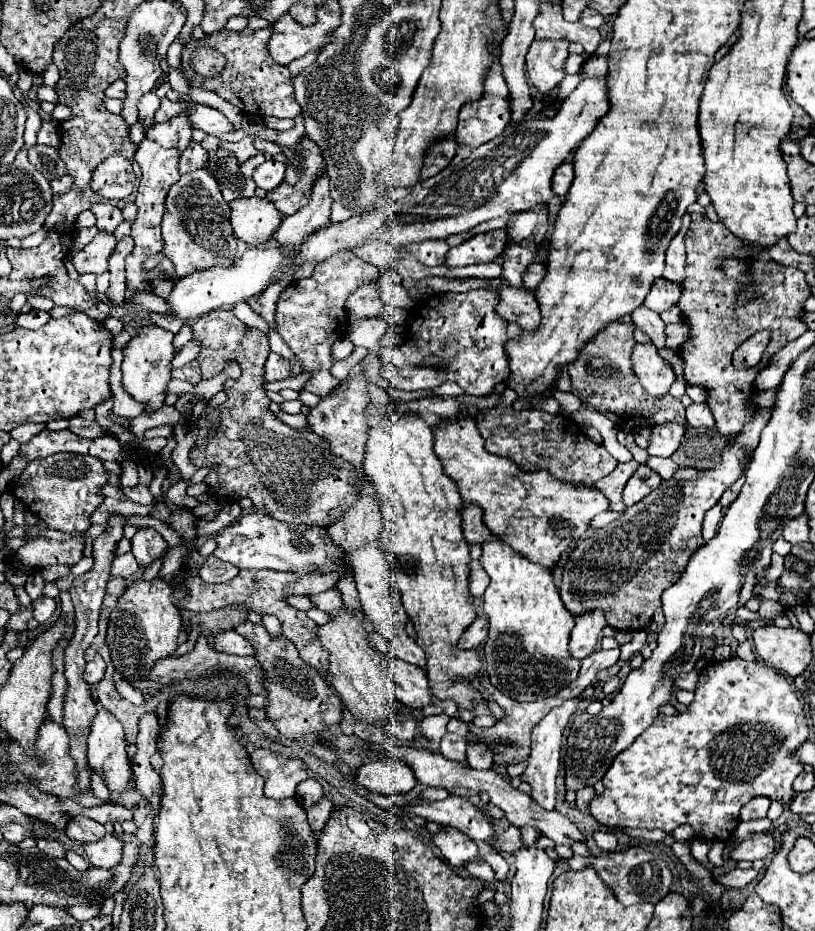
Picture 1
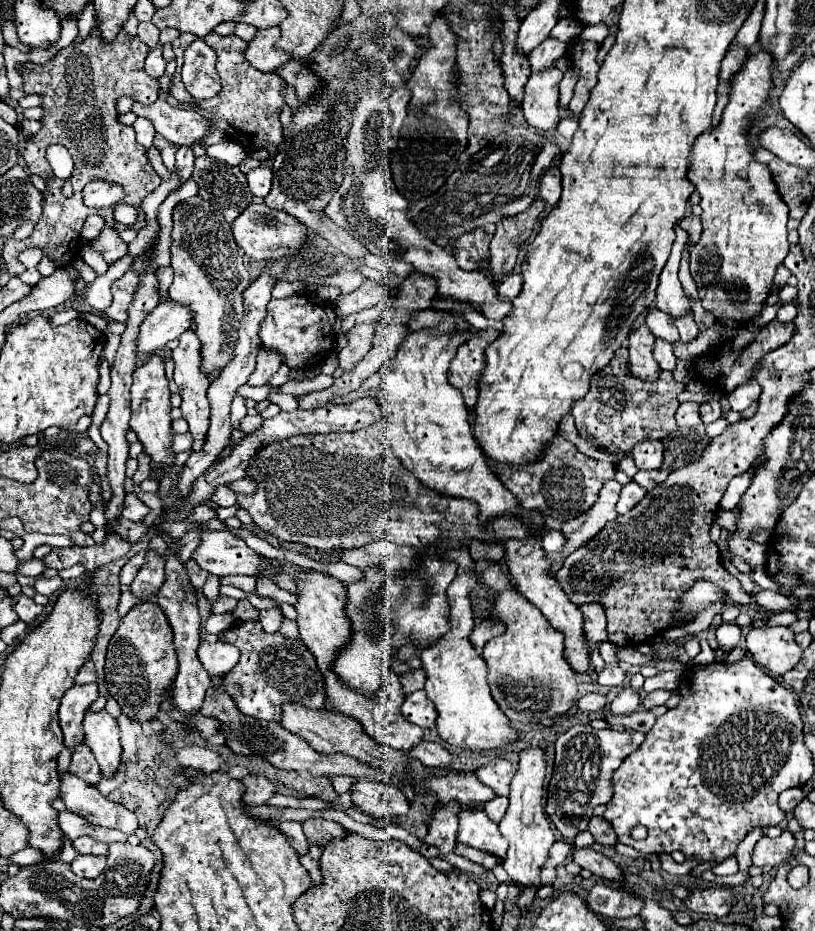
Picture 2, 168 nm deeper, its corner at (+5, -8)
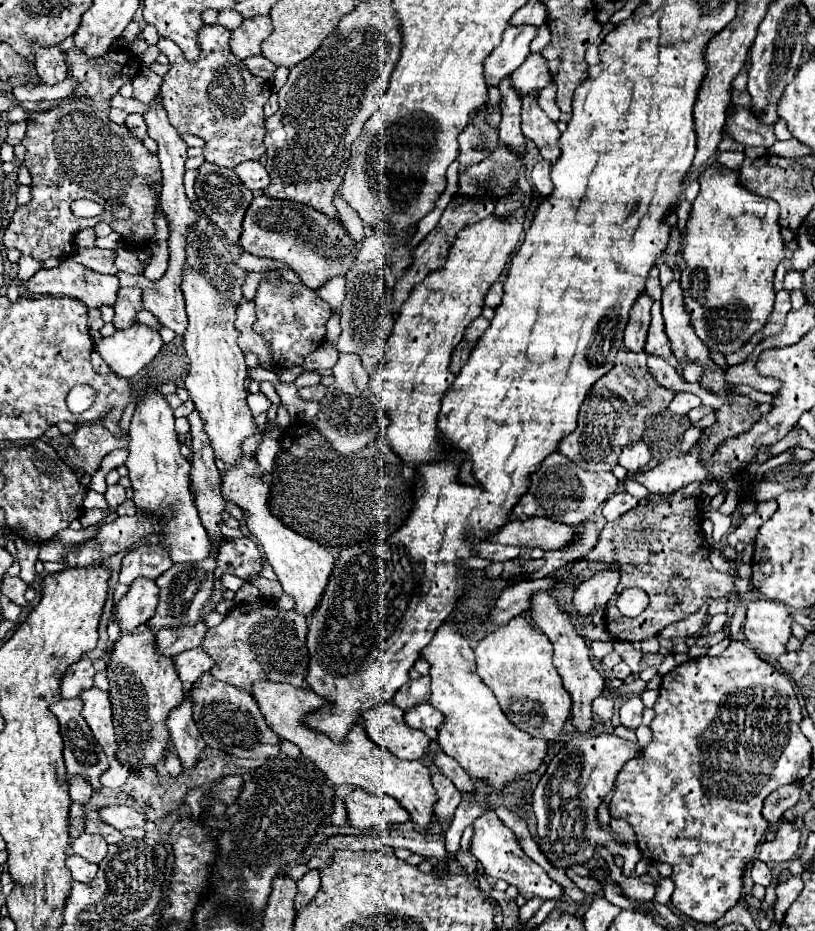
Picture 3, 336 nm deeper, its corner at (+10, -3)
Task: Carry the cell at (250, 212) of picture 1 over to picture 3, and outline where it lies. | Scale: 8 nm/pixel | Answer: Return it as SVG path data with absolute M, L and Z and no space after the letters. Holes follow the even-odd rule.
M267 196L253 198L241 234L241 248L253 256L273 258L287 264L299 280L311 288L321 288L327 280L347 274L355 266L355 240L347 234L345 226L329 218L307 204L297 204L291 200L275 200Z

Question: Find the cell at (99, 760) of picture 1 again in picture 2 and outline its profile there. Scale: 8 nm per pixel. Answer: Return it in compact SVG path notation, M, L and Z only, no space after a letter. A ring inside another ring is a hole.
M106 711L86 713L82 727L84 727L84 743L92 749L102 775L106 779L112 779L122 759L116 719Z

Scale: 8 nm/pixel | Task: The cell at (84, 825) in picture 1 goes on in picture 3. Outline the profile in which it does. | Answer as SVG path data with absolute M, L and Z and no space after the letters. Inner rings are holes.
M83 834L77 840L73 840L71 846L77 856L81 856L83 860L89 860L93 864L99 864L107 854L107 842L101 840L101 836Z

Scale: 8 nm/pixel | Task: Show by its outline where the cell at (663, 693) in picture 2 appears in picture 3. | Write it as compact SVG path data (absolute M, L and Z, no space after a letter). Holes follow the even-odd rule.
M633 696L621 706L619 722L629 730L637 730L641 726L641 714L643 714L643 702L639 696Z

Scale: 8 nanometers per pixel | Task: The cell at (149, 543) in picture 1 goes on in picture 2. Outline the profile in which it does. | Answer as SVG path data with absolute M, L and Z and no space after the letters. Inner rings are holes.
M148 551L146 563L134 577L130 589L140 597L140 601L148 601L150 595L158 593L162 583L164 583L164 559L158 557L158 553Z

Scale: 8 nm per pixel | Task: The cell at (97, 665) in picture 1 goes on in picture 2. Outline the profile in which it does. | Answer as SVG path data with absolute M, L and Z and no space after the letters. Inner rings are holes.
M74 683L62 697L62 703L60 703L60 709L58 709L60 727L62 727L62 733L64 733L64 743L72 751L84 739L82 719L84 719L88 705L92 701L96 701L98 695L100 693L98 693L96 683L92 683L92 685L76 685Z

